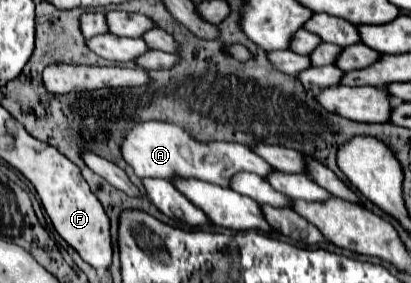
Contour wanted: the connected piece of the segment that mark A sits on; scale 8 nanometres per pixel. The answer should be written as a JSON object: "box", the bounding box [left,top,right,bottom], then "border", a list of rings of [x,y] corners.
{"box":[122,122,274,188],"border":[[[146,122],[138,124],[134,132],[126,134],[122,142],[124,160],[134,168],[136,176],[140,178],[162,178],[162,180],[176,180],[176,178],[196,178],[204,182],[218,184],[222,188],[230,188],[230,178],[238,172],[254,172],[262,178],[268,178],[274,168],[260,158],[256,152],[242,144],[218,144],[218,142],[196,142],[188,132],[174,124],[160,124],[160,122]]]}

